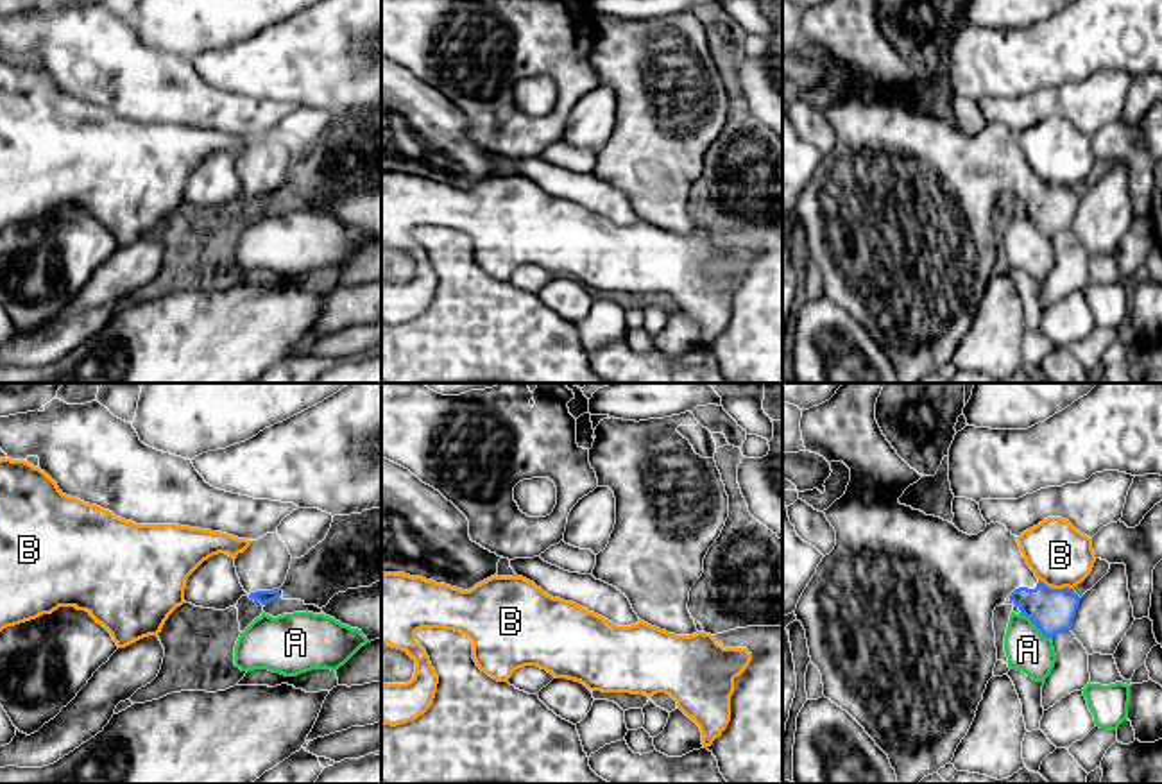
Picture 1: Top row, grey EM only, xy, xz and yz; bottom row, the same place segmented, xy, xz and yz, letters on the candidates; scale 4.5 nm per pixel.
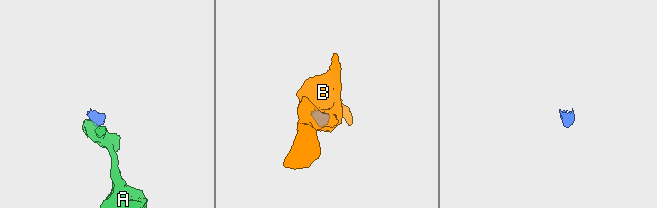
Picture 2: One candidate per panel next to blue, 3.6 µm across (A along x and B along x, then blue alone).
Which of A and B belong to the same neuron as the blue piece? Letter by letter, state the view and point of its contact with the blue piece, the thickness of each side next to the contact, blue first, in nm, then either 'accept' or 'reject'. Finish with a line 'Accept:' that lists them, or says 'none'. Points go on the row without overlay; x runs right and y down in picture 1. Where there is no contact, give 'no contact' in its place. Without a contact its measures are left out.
A: contact yz (1035, 224); calibres 200 and 200 nm; reject
B: contact yz (1057, 188); calibres 200 and 280 nm; reject
Accept: none

